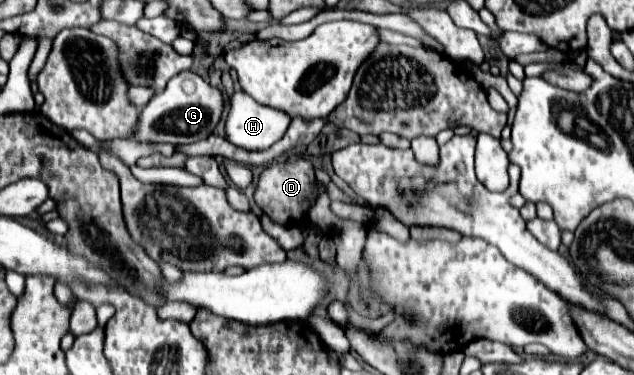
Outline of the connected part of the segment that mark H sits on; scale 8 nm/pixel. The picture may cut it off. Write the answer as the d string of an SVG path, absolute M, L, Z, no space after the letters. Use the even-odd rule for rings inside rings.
M236 91L230 97L230 111L226 117L226 139L232 145L238 145L248 151L264 151L264 149L272 147L286 133L288 125L290 125L290 117L286 113L280 113L278 109L256 103L244 91Z

